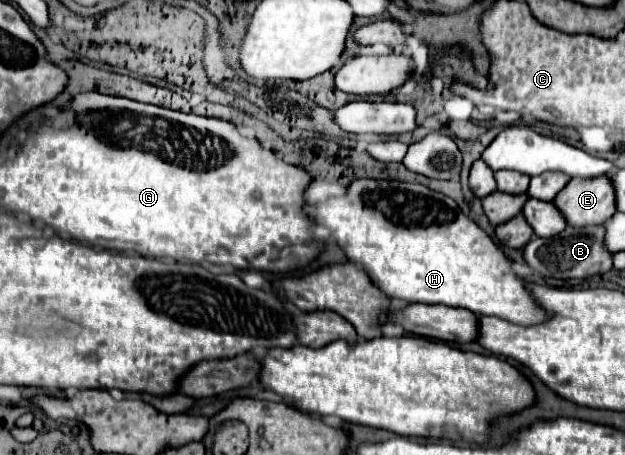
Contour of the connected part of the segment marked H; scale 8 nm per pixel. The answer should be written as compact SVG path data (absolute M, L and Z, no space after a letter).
M353 179L343 197L329 197L327 201L307 205L305 211L315 225L323 225L331 231L331 239L343 249L347 259L361 267L371 283L389 299L463 307L475 315L493 315L519 325L535 323L535 319L539 319L539 311L535 311L527 287L521 277L511 271L501 249L483 229L461 213L453 199L443 193L431 191L419 183L403 183L395 179Z

